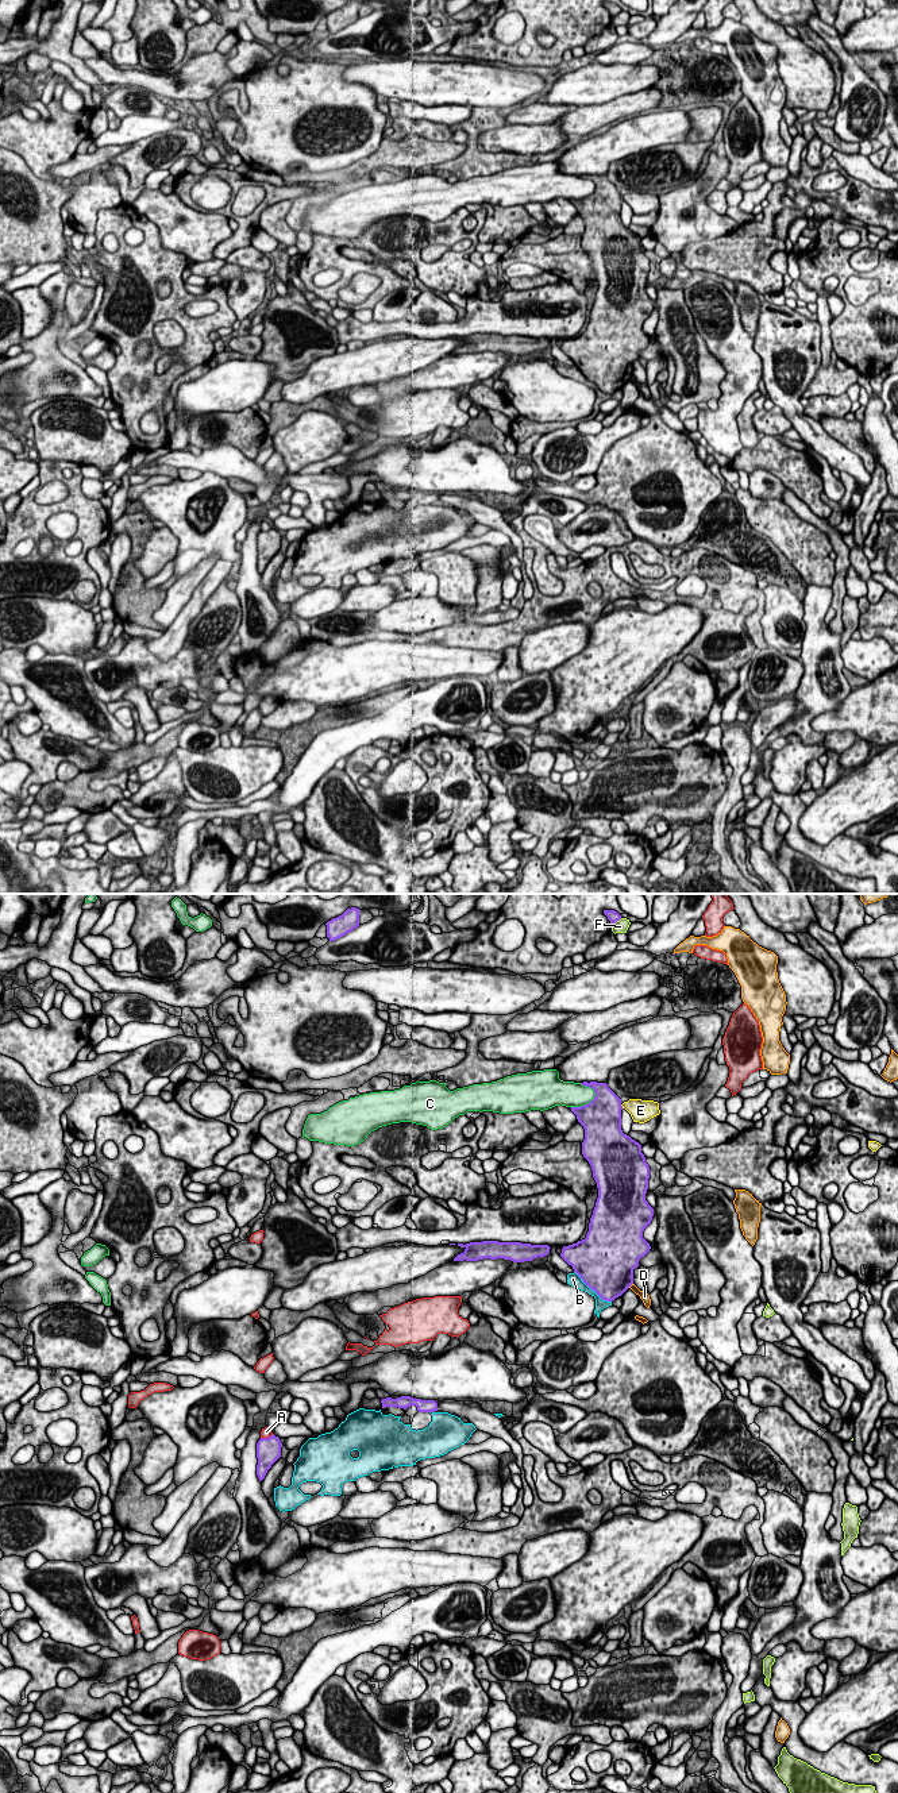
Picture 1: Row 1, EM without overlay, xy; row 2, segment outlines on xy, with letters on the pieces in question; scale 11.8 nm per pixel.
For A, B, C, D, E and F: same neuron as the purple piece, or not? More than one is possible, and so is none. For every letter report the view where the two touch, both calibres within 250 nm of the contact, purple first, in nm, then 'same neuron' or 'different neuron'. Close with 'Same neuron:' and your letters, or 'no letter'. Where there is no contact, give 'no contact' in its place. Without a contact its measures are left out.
A: contact in xy; calibres 280 and 120 nm; different neuron
B: contact in xy; calibres 500 and 160 nm; different neuron
C: contact in xy; calibres 480 and 300 nm; different neuron
D: contact in xy; calibres 500 and 100 nm; different neuron
E: contact in xy; calibres 440 and 260 nm; different neuron
F: contact in xy; calibres 140 and 160 nm; different neuron
Same neuron: no letter

